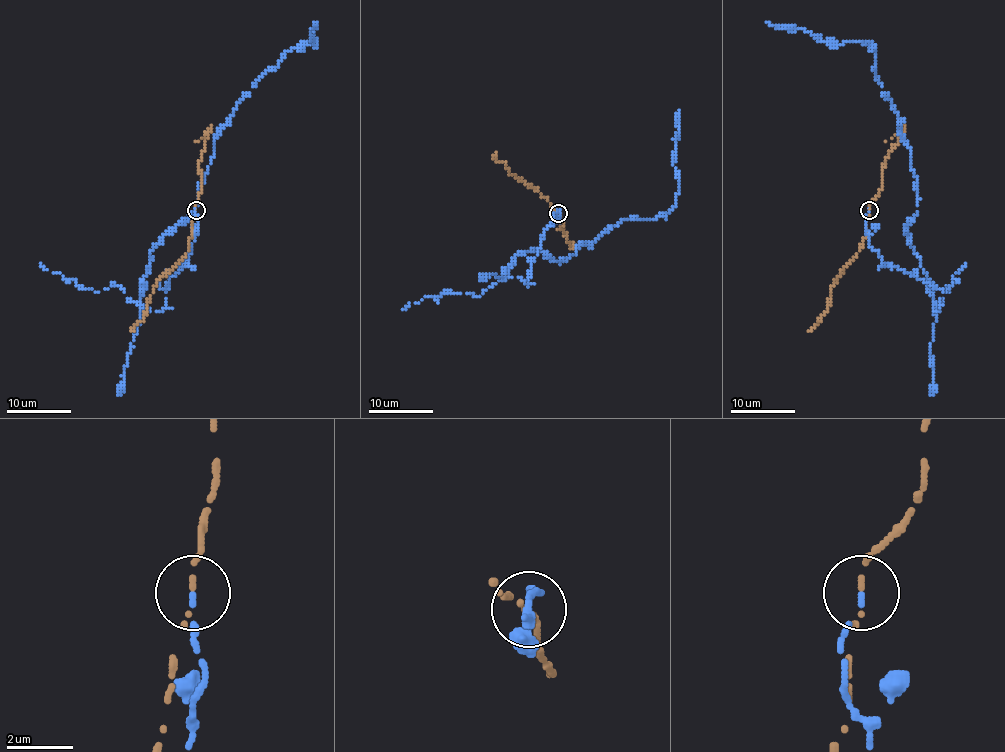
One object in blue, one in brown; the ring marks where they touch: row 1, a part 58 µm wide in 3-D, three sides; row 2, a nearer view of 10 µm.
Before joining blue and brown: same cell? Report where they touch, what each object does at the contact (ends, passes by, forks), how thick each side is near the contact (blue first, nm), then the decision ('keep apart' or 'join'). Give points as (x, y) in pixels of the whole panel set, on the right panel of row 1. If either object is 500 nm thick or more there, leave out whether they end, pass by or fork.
(869, 210) | blue ends | brown passes by | 100/100 nm | keep apart

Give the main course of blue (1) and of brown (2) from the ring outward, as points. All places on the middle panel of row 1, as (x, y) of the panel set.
1: (558, 212), (527, 286), (503, 280), (514, 257), (540, 249), (561, 262), (623, 220), (668, 212), (680, 109)
2: (558, 212), (516, 175), (509, 174), (506, 166), (493, 156), (495, 153)

